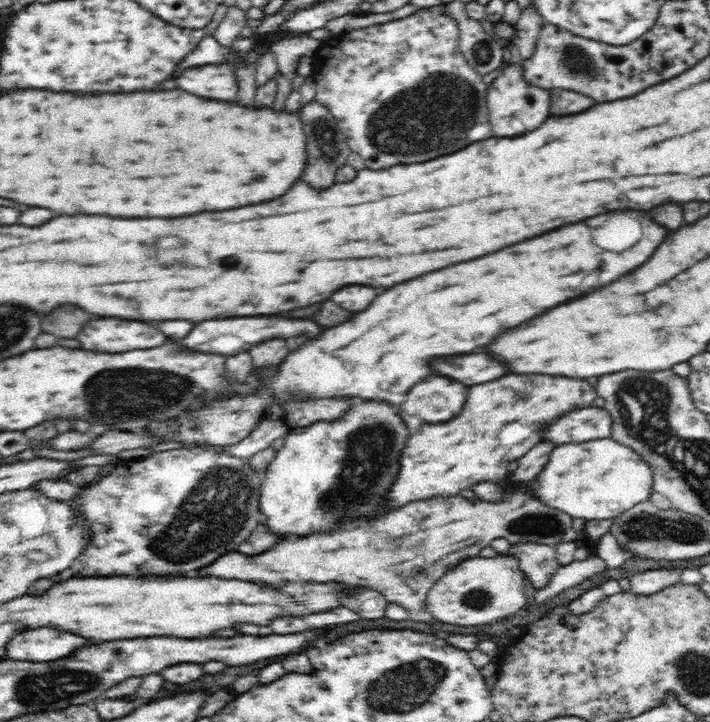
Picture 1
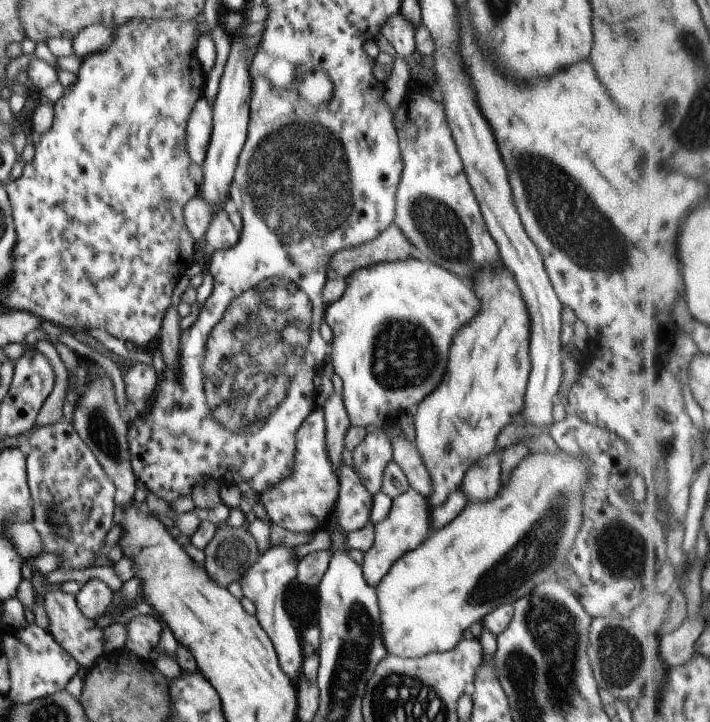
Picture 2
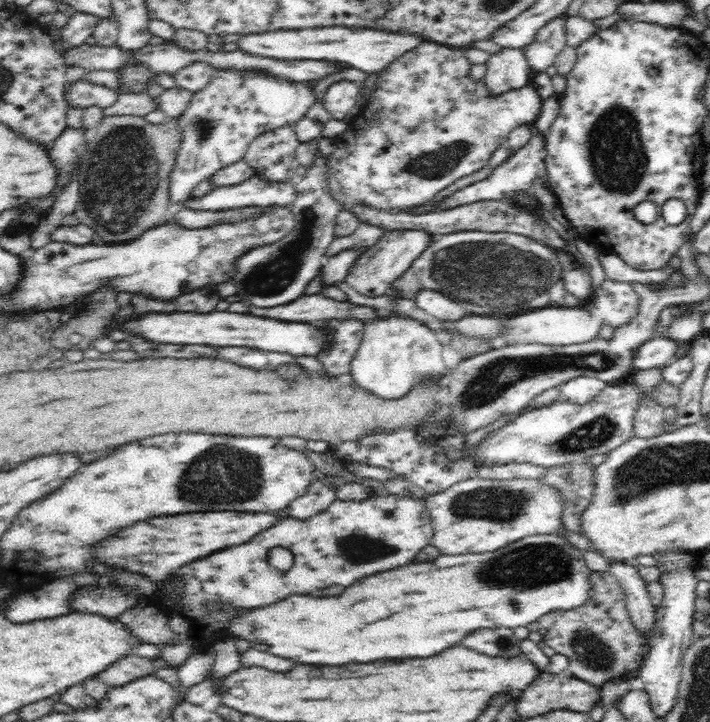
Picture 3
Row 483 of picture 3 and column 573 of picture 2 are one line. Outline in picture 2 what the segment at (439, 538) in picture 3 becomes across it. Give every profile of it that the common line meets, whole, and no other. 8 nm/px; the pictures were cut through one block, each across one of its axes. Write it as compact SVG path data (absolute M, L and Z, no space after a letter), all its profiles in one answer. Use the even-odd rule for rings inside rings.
M531 447L531 450L513 468L508 481L500 484L497 494L493 498L489 498L487 502L465 505L465 508L462 508L453 520L437 530L431 530L427 538L417 548L402 554L374 588L379 606L379 618L381 618L379 620L381 622L381 642L387 650L387 655L403 658L423 657L425 654L451 650L463 637L467 636L472 624L481 622L482 618L494 608L512 604L517 598L521 598L521 595L527 594L534 586L552 580L555 570L565 565L565 556L567 556L569 548L573 546L573 540L577 538L582 517L581 494L583 494L583 486L587 484L587 478L589 478L589 466L587 466L587 462L583 462L583 456L569 456L560 449L557 453L549 453Z

